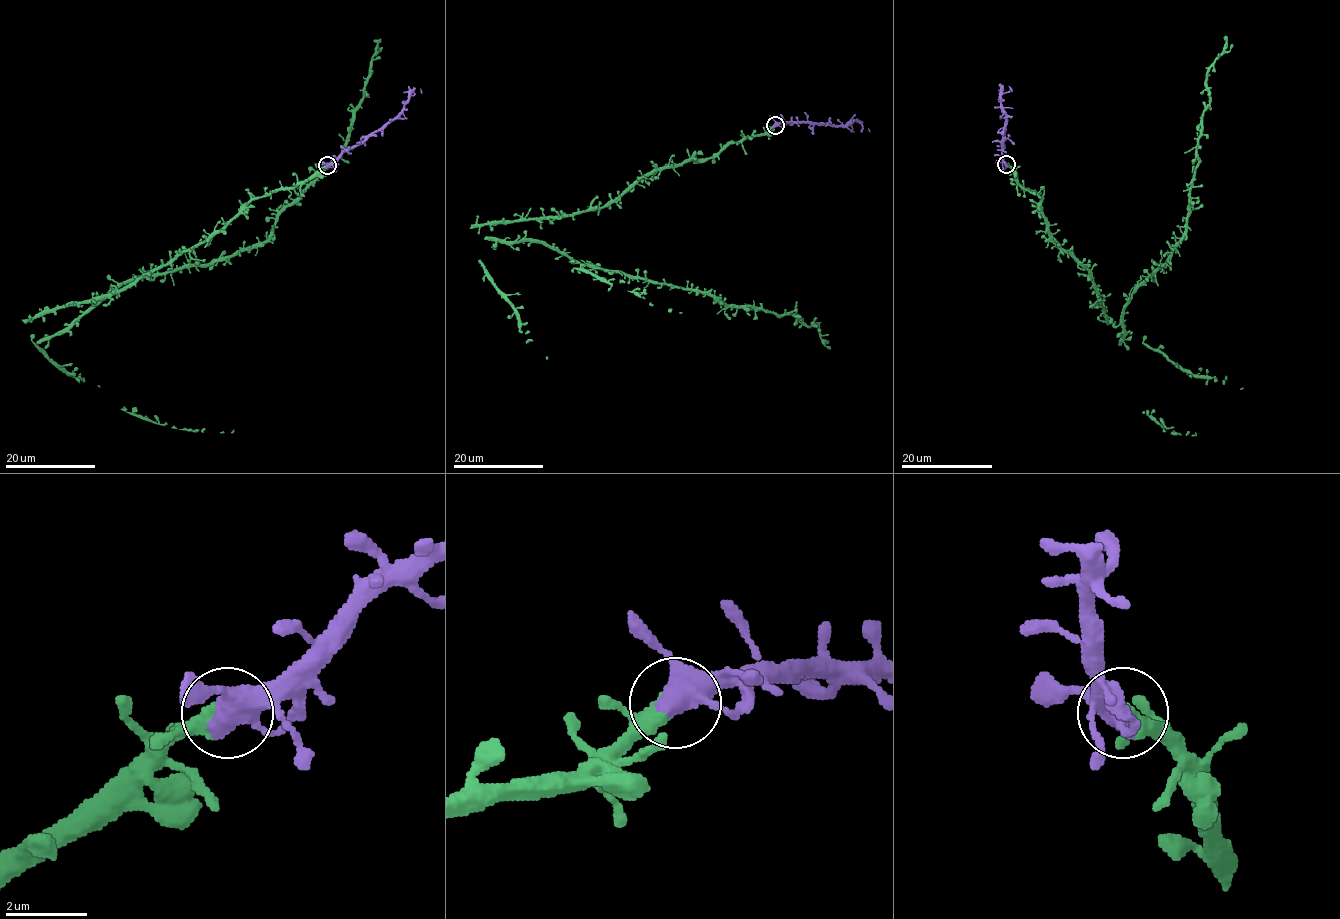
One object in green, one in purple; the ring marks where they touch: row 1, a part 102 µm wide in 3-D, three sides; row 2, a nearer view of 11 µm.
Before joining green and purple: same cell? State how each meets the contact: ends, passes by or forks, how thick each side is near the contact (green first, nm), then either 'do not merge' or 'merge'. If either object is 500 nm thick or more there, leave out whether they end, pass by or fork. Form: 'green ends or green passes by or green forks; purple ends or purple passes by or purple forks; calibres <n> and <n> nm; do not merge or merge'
green ends; purple forks; calibres 460 and 420 nm; merge

